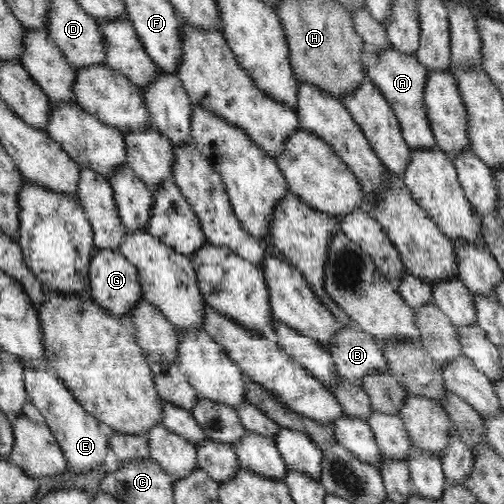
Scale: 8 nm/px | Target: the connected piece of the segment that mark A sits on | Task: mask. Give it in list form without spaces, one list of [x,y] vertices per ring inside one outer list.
[[[392,46],[384,53],[374,57],[378,59],[378,62],[366,66],[366,76],[372,80],[378,90],[382,91],[384,98],[390,103],[390,107],[394,109],[408,146],[411,149],[432,148],[436,145],[436,137],[430,127],[428,111],[424,107],[424,84],[428,78],[428,69],[416,55],[400,53]]]

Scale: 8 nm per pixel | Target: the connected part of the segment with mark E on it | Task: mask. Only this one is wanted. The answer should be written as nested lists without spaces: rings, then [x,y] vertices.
[[[24,366],[25,388],[28,400],[38,408],[45,418],[50,431],[60,443],[72,473],[90,472],[104,464],[106,453],[110,450],[110,439],[100,430],[95,416],[88,414],[75,396],[62,383],[57,373],[50,370]]]

